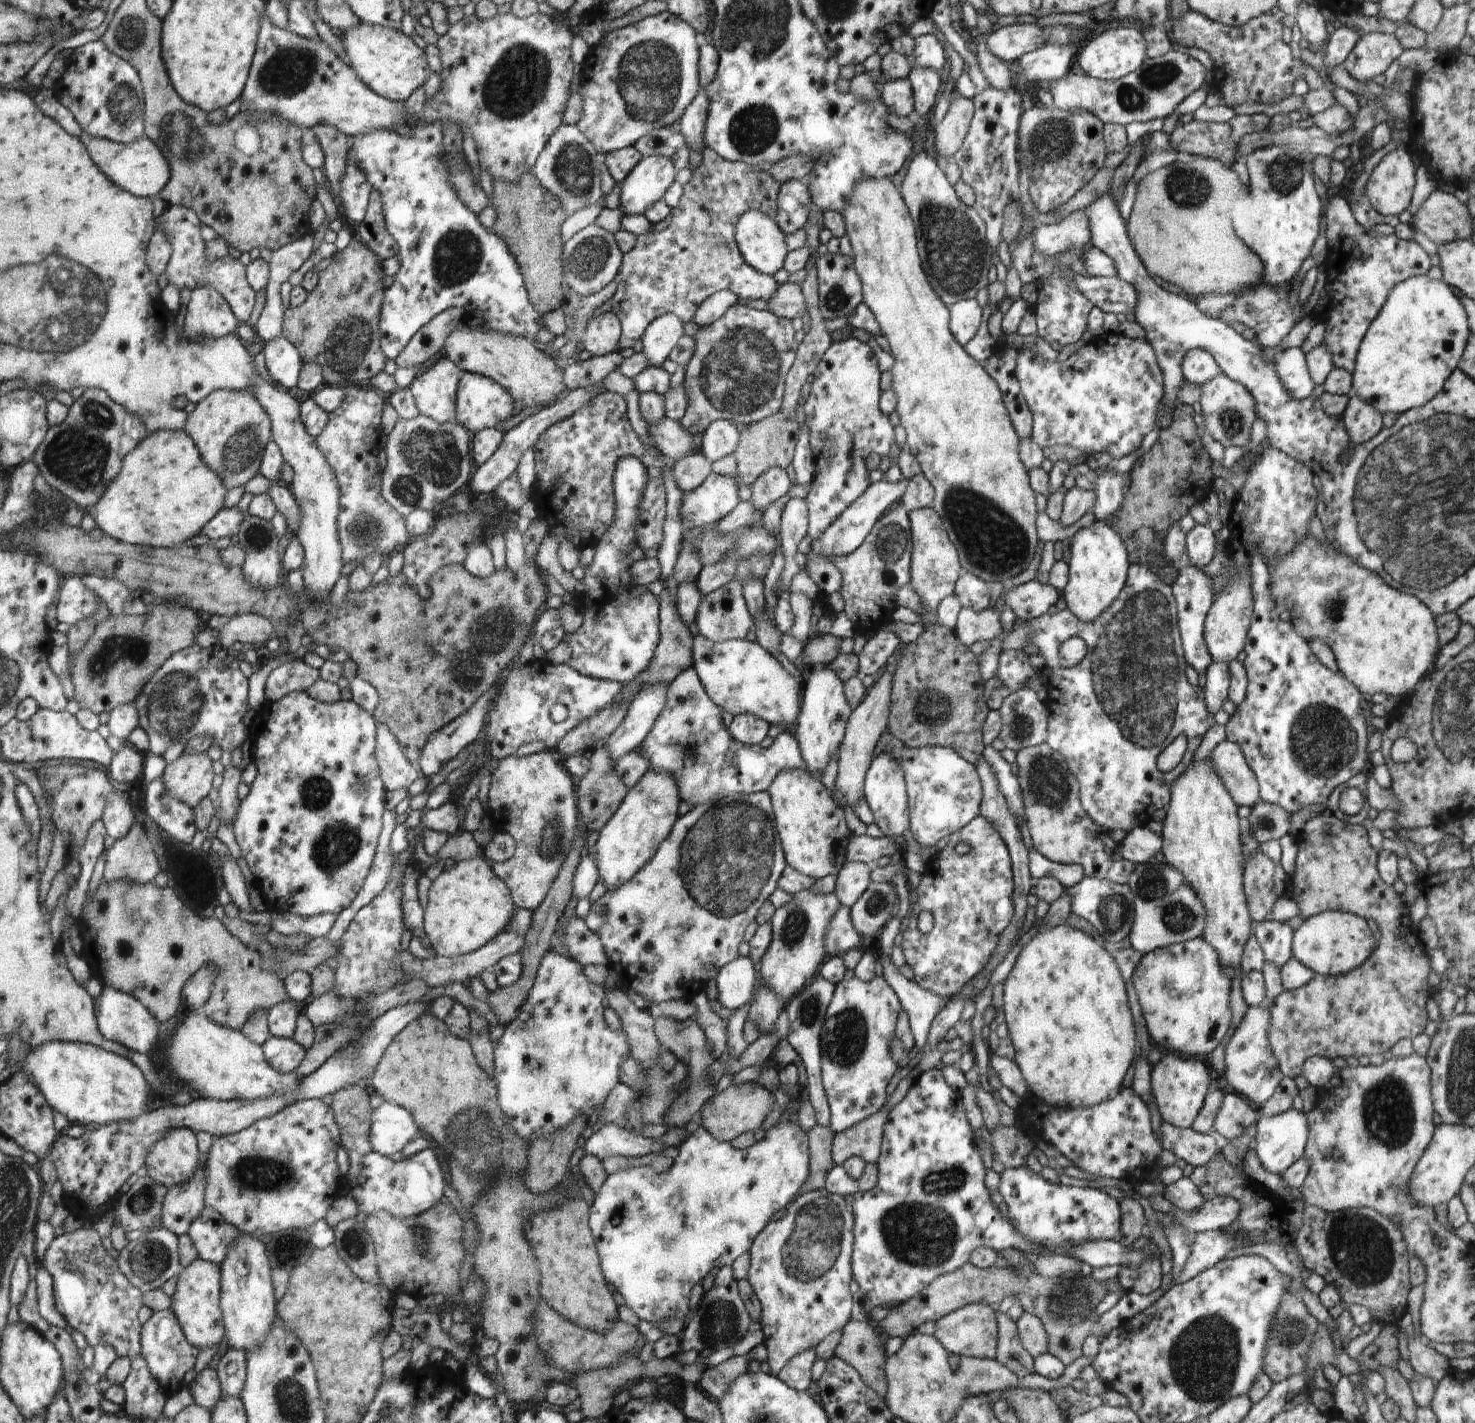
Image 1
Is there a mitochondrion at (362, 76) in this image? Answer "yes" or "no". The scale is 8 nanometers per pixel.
no

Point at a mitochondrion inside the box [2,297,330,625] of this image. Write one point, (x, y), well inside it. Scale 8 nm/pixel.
(79, 456)

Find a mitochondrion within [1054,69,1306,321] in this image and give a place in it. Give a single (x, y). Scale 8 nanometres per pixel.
(1189, 188)

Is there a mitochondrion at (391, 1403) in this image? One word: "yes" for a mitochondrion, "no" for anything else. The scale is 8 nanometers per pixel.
yes

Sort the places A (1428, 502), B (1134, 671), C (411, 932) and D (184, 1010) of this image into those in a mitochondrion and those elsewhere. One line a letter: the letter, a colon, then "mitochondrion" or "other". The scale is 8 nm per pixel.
A: mitochondrion
B: mitochondrion
C: other
D: other

